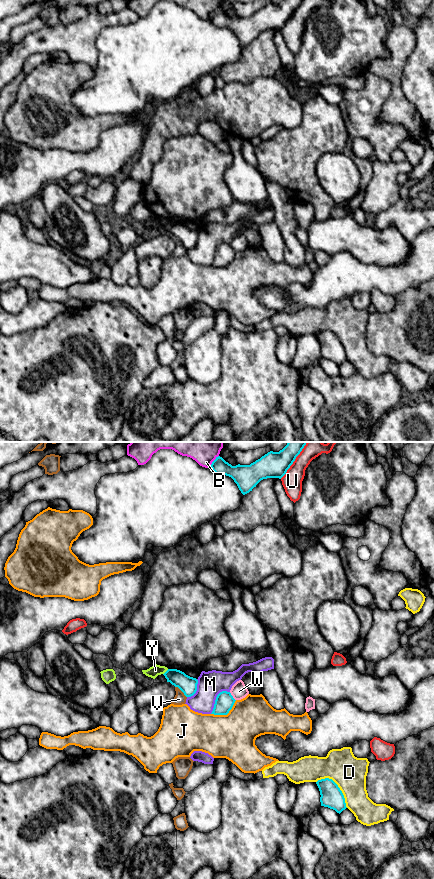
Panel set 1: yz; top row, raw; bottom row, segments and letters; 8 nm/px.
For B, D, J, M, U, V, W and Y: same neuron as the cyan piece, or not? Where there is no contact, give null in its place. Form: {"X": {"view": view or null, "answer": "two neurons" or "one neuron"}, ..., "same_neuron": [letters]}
{"B": {"view": "yz", "answer": "two neurons"}, "D": {"view": "yz", "answer": "two neurons"}, "J": {"view": "yz", "answer": "two neurons"}, "M": {"view": "yz", "answer": "two neurons"}, "U": {"view": "yz", "answer": "two neurons"}, "V": {"view": "yz", "answer": "two neurons"}, "W": {"view": "yz", "answer": "two neurons"}, "Y": {"view": "yz", "answer": "two neurons"}, "same_neuron": []}

